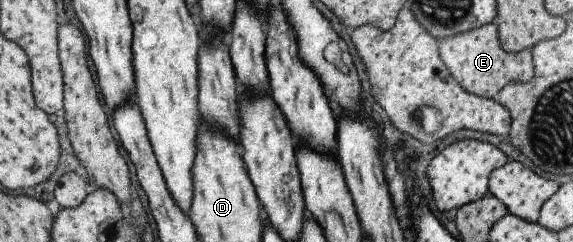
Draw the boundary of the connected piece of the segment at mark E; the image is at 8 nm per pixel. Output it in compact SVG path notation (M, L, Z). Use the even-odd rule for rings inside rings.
M494 22L484 26L460 33L459 35L448 37L438 41L438 54L441 61L445 64L451 77L459 84L461 89L467 93L482 97L495 98L496 93L509 82L523 83L533 77L532 55L529 51L512 54L501 49L498 40L498 31Z

